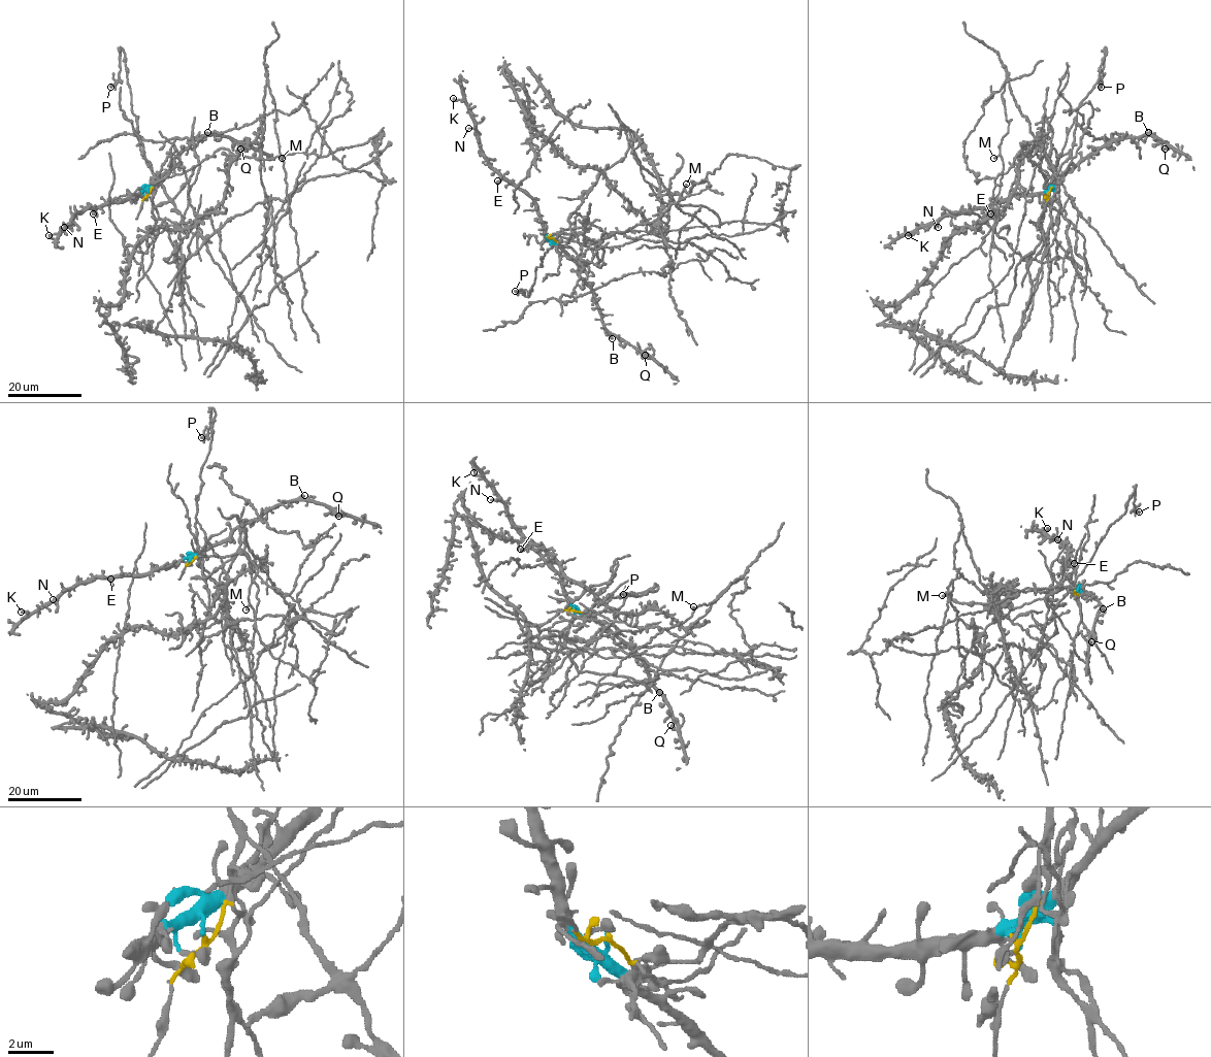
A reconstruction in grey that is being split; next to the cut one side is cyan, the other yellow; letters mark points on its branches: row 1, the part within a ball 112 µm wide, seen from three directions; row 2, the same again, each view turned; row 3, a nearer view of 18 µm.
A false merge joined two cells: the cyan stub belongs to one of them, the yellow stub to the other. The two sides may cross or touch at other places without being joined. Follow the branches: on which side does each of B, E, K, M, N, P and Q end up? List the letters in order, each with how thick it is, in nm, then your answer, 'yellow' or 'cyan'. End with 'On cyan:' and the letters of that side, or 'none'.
B: 400 nm | cyan
E: 480 nm | cyan
K: 400 nm | cyan
M: 280 nm | yellow
N: 240 nm | cyan
P: 280 nm | yellow
Q: 380 nm | cyan
On cyan: B, E, K, N, Q

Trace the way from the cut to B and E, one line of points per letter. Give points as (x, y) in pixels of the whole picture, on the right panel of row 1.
B: (1046, 192), (1102, 145), (1124, 138), (1139, 138), (1148, 132)
E: (1046, 192), (1049, 190), (1011, 195), (993, 202), (988, 207), (990, 215)

